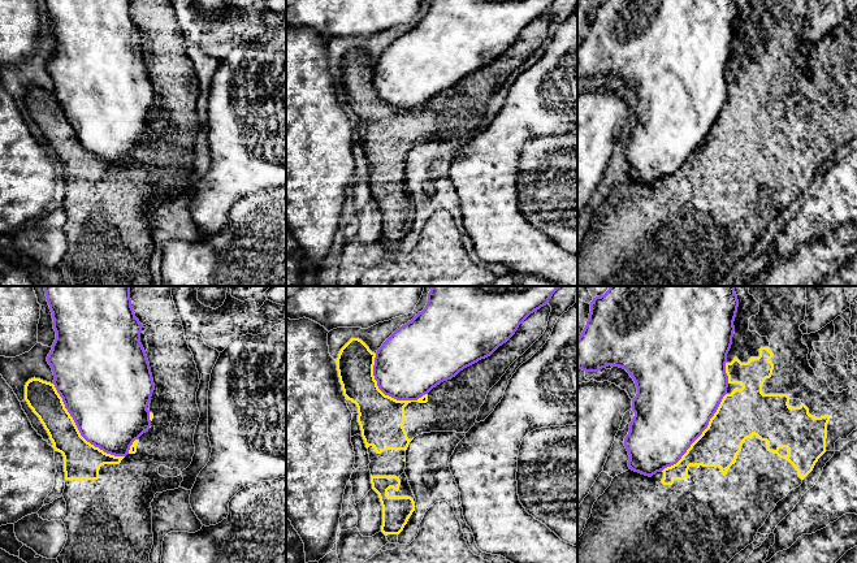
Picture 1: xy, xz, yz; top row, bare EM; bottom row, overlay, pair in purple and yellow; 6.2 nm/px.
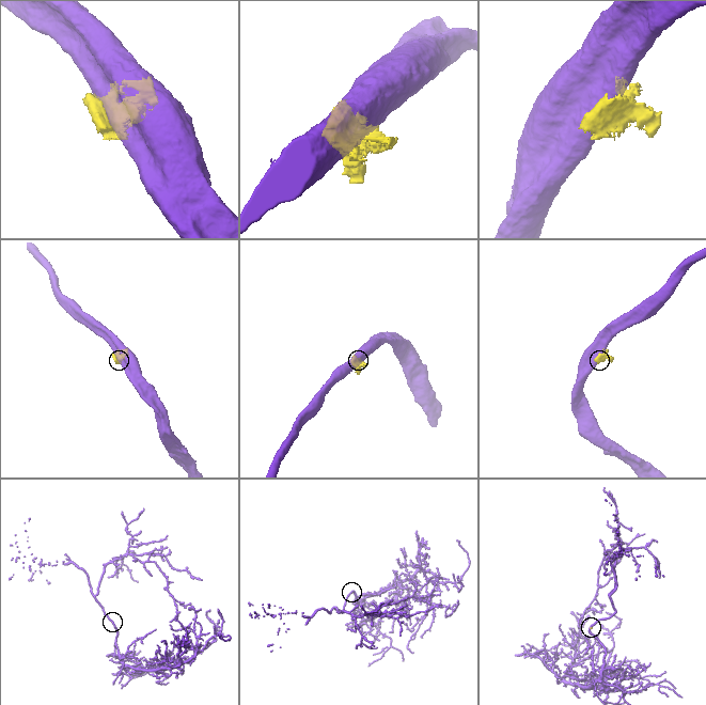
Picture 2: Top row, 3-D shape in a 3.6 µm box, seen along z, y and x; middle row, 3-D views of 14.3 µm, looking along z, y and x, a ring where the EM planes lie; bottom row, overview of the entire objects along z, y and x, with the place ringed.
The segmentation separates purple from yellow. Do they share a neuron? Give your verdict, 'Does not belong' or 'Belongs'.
Does not belong

